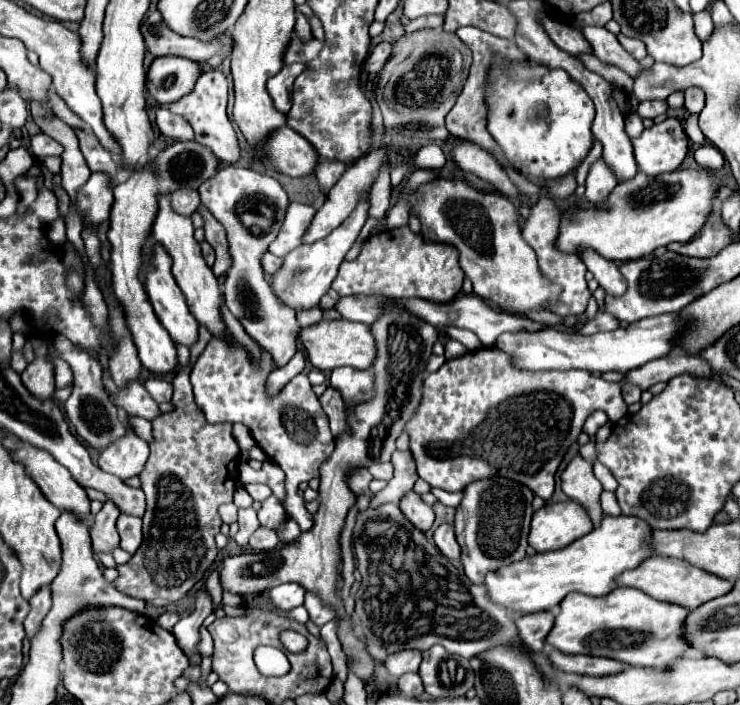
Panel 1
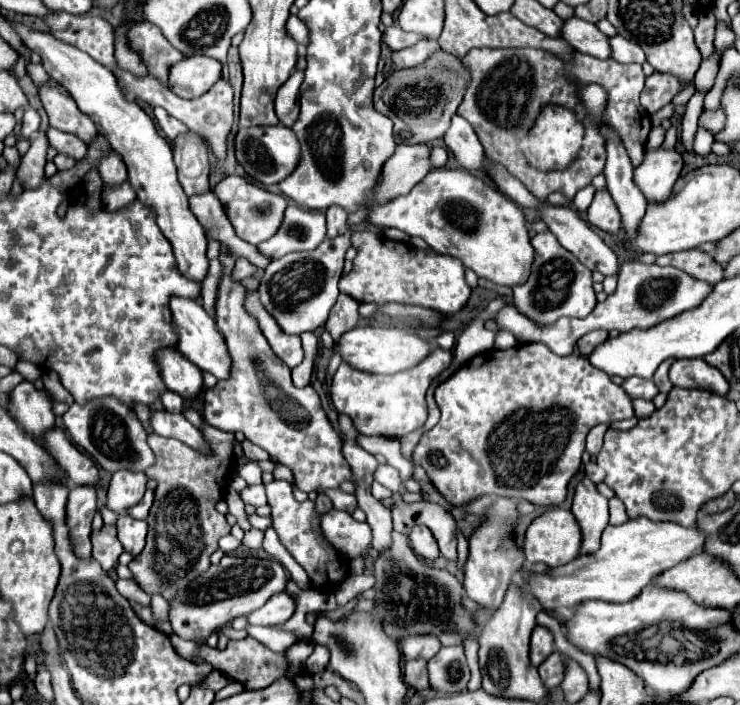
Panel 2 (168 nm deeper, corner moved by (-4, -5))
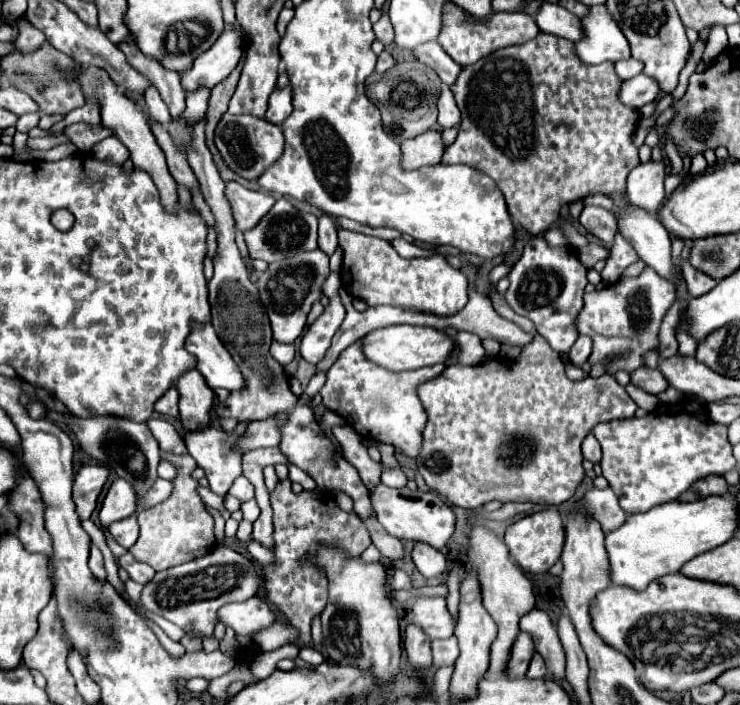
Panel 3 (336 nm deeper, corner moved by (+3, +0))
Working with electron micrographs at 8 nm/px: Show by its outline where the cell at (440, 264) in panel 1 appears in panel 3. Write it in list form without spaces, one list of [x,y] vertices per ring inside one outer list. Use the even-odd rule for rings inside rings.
[[[339,230],[339,246],[343,248],[343,288],[365,300],[369,306],[389,304],[415,312],[429,312],[437,316],[451,316],[467,304],[465,274],[455,270],[443,256],[431,258],[401,258],[395,248],[381,238],[365,236],[359,232]]]

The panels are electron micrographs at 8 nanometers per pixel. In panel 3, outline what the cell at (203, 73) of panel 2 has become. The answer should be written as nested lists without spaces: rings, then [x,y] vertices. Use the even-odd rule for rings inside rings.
[[[227,28],[217,42],[203,52],[195,62],[193,68],[181,76],[181,84],[187,92],[193,92],[201,86],[213,88],[221,80],[225,80],[243,56],[245,36],[243,32],[235,32],[235,28]]]

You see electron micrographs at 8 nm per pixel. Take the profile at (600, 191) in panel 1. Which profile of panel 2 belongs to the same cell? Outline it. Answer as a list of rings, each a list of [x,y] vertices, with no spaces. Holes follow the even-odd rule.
[[[598,189],[592,205],[588,207],[588,221],[596,227],[600,227],[602,231],[608,231],[612,235],[618,233],[620,229],[620,211],[616,209],[614,199],[610,197],[610,193],[606,189]]]

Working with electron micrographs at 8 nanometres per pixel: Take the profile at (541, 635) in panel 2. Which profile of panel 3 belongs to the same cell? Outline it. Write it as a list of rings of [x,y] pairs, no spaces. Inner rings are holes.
[[[521,632],[515,638],[515,644],[511,646],[511,654],[509,654],[509,660],[507,660],[505,676],[509,676],[509,678],[523,678],[527,668],[529,668],[533,652],[535,652],[535,648],[533,648],[531,636]]]

